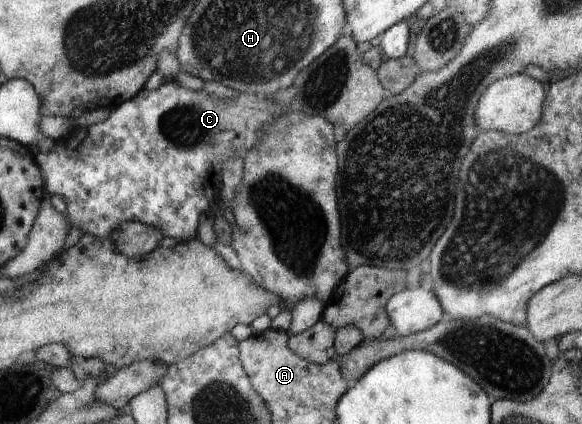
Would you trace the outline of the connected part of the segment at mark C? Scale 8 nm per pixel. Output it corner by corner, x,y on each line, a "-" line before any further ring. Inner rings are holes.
165,79
157,90
148,91
143,88
132,100
127,100
123,103
123,106
111,110
111,114
105,122
86,128
75,128
72,134
57,143
57,147
53,152
47,152
47,154
39,153
35,156
34,162
40,169
46,193
51,196
59,196
67,205
67,215
65,216
71,228
81,228
83,234
94,238
105,238
105,236
111,236
111,232
117,230
121,224
137,220
137,222
143,222
143,225
153,225
164,236
179,238
181,242
185,242
197,236
199,216
203,212
211,216
213,202
217,202
219,199
220,169
222,165
233,157
244,158
258,141
260,130
270,123
269,120
277,118
279,114
281,114
281,110
271,106
269,102
265,102
265,98
261,98
261,96
239,94
233,100
220,99
216,96
209,96
204,90
196,92
181,88
176,80

